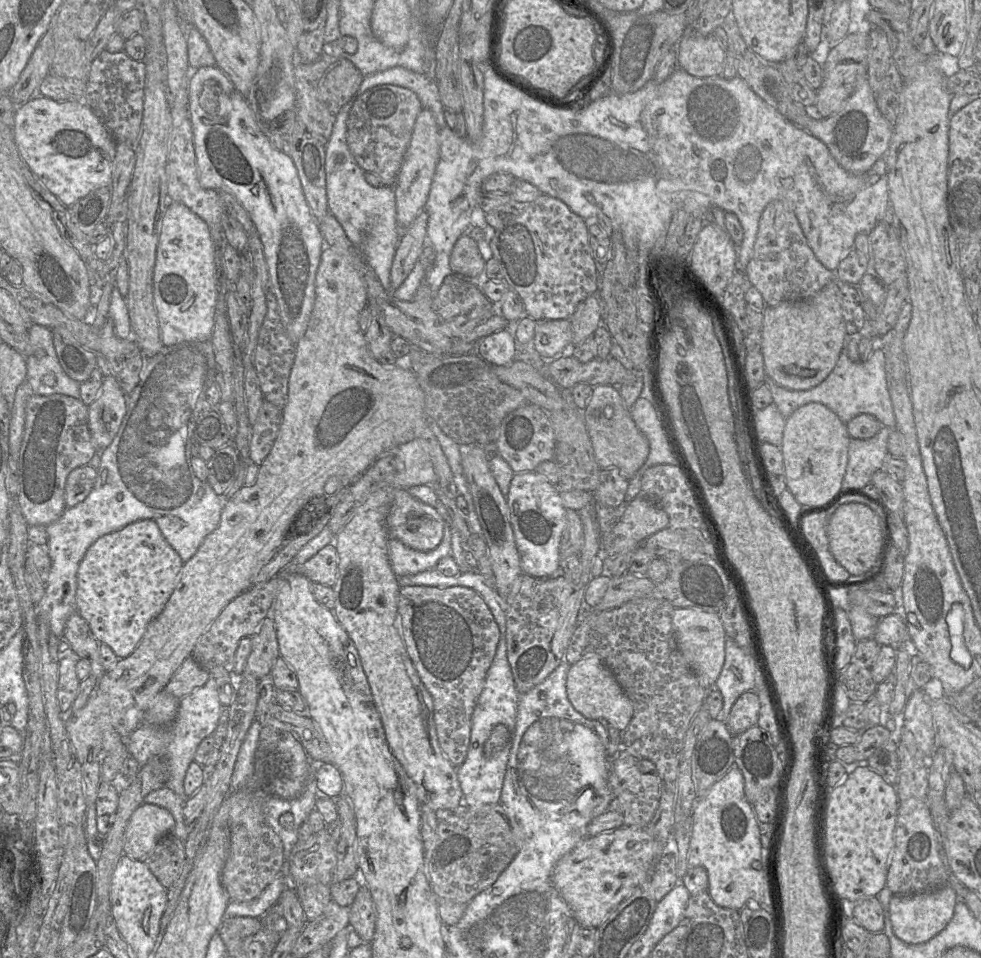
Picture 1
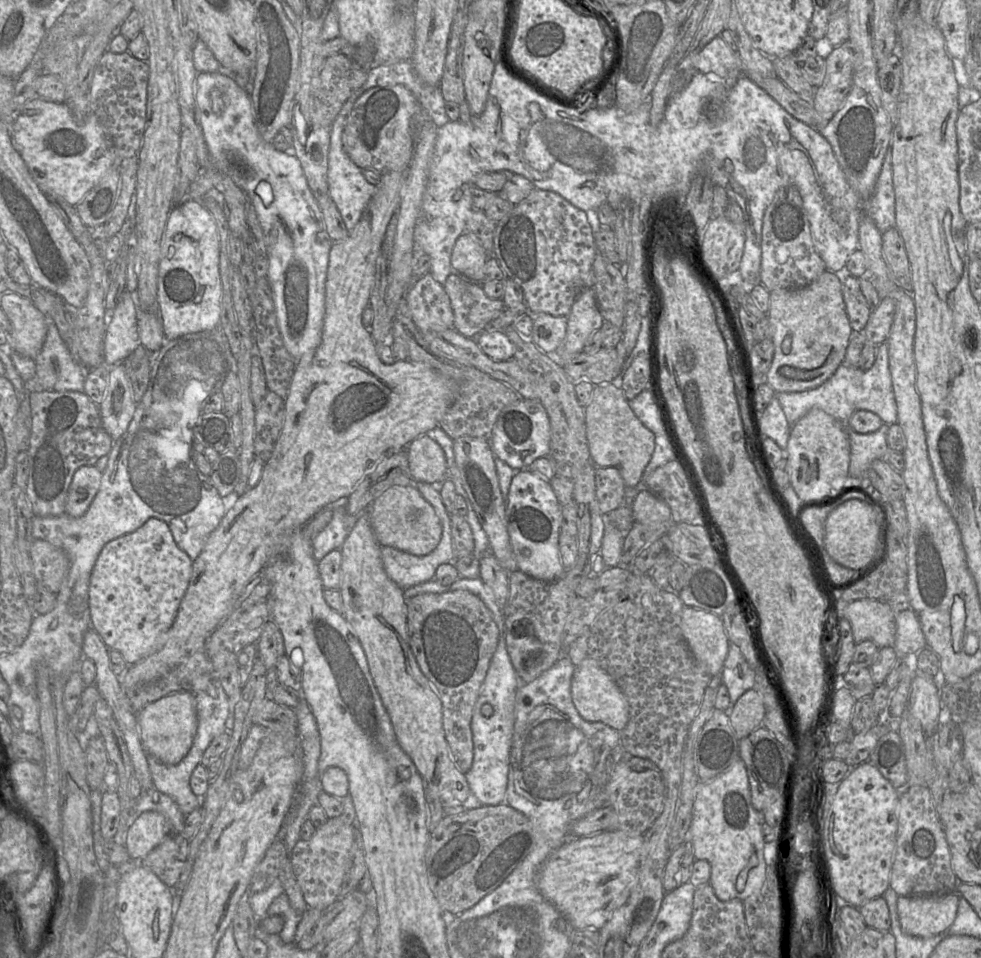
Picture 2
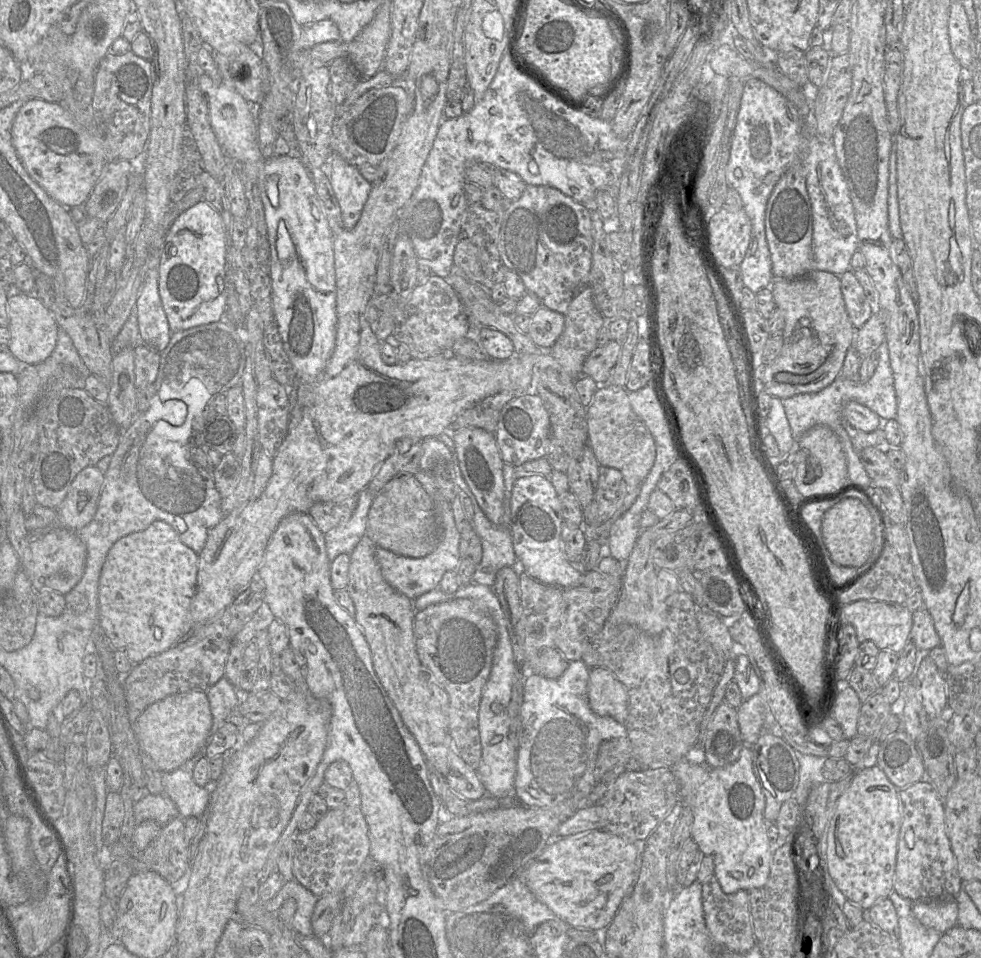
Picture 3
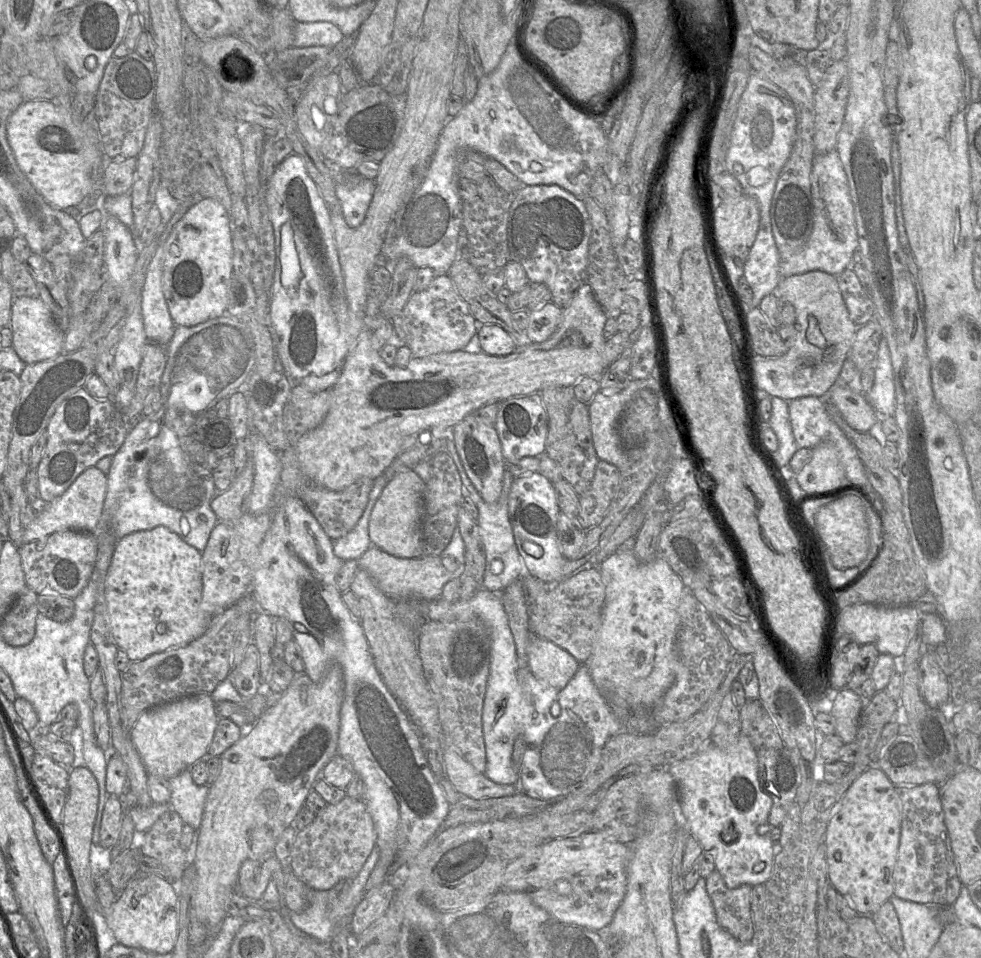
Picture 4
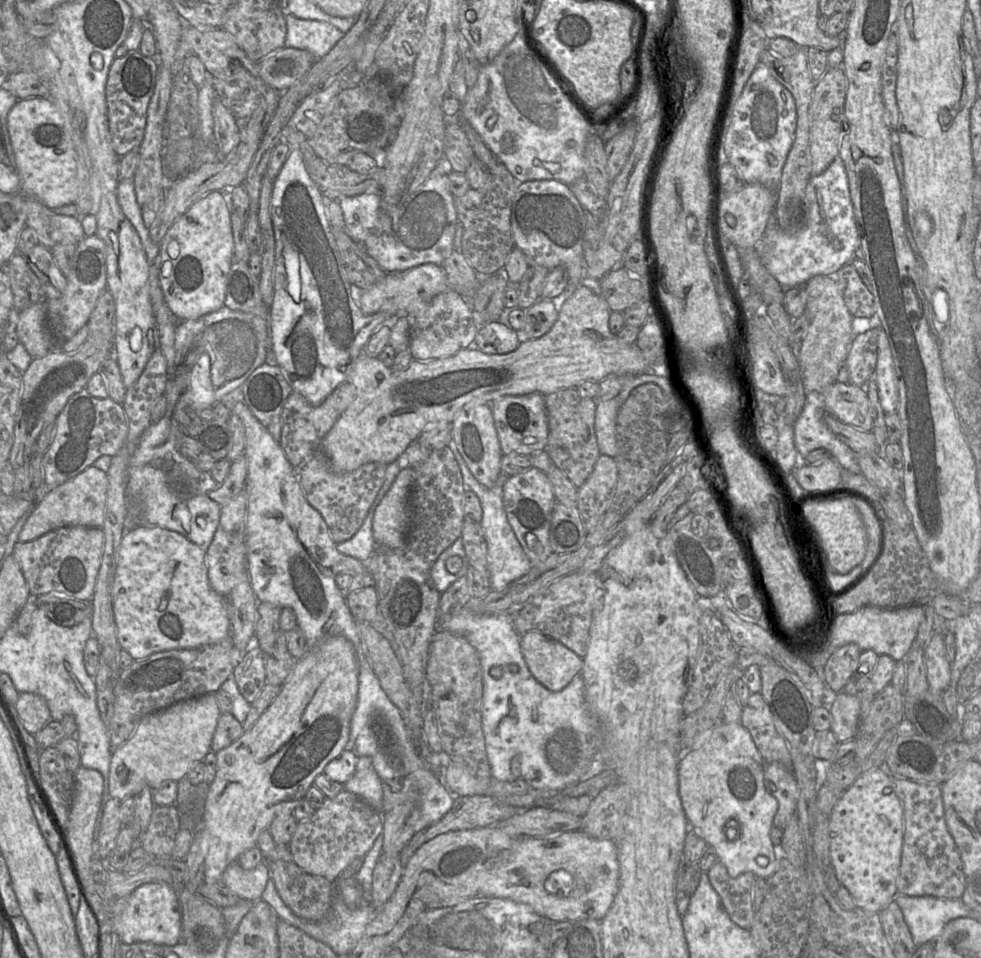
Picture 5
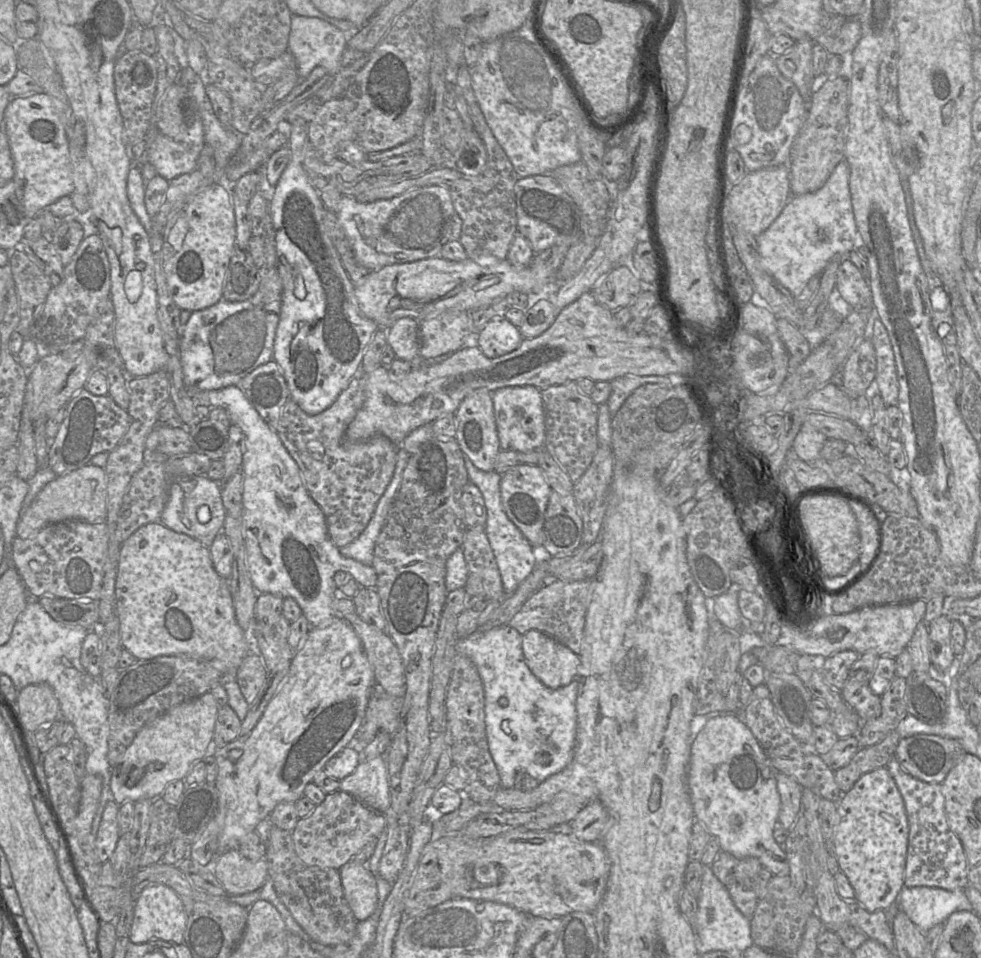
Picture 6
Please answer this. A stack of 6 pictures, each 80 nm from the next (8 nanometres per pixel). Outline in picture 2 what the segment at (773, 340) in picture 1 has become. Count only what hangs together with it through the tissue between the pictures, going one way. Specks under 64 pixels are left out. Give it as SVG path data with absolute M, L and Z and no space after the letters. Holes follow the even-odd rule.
M826 270L807 286L770 291L766 316L771 324L774 355L764 380L776 393L814 389L826 382L843 363L853 330L845 309L840 274Z

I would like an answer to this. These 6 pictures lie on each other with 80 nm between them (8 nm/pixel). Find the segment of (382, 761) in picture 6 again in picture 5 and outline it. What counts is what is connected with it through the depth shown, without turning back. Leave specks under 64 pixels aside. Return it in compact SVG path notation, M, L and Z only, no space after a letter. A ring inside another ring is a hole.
M372 766L364 771L355 772L343 784L343 788L365 801L371 808L378 811L381 808L383 800L382 783Z

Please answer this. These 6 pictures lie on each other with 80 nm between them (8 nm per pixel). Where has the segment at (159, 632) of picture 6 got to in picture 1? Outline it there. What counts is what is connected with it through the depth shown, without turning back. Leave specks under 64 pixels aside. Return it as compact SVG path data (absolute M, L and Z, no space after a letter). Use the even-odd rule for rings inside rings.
M144 519L126 525L124 528L105 534L99 537L86 551L81 560L77 572L77 590L76 590L76 609L83 619L85 619L94 636L102 643L108 645L119 658L129 656L141 641L149 623L156 618L164 609L175 587L178 584L180 573L184 561L181 559L176 550L168 543L161 533L157 523L152 519Z

